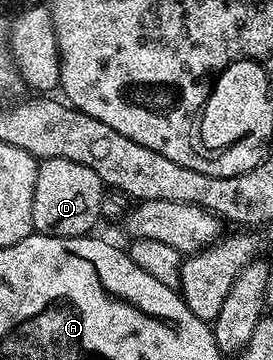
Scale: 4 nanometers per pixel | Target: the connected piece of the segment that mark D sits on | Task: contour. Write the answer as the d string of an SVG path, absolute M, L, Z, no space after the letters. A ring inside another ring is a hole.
M42 159L37 165L35 193L31 201L31 217L34 232L42 235L58 235L73 239L76 235L89 235L97 219L102 218L101 196L103 184L87 165L79 165L66 159Z

